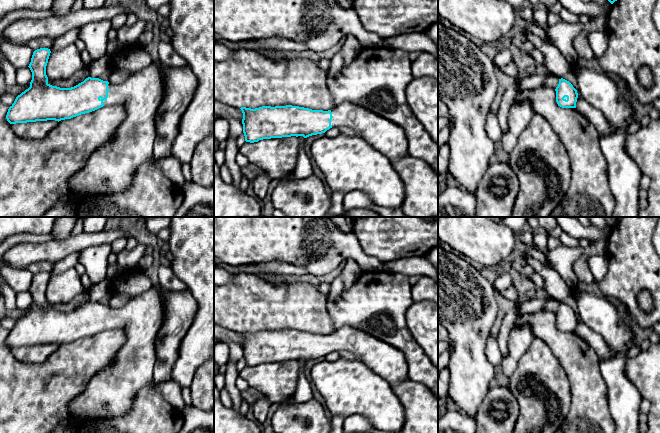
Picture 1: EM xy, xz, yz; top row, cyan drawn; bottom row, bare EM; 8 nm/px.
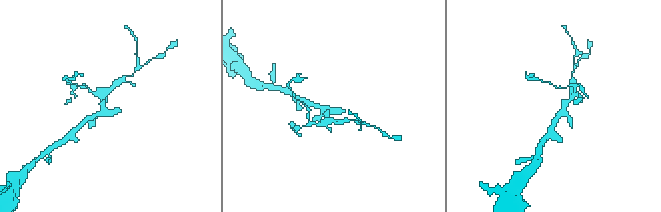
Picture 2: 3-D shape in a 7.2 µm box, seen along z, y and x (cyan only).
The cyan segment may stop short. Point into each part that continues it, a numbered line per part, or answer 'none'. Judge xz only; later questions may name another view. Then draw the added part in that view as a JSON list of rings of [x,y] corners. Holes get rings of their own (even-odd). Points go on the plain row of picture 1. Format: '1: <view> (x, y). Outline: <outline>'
1: xz (388, 362). Outline: [[[351,326],[334,330],[331,337],[332,351],[346,350],[358,355],[361,362],[390,385],[408,379],[408,364],[399,349]]]

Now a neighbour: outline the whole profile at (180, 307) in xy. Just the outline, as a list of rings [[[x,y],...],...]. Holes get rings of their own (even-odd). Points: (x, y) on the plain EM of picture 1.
[[[161,287],[164,319],[155,339],[156,362],[153,380],[171,380],[171,370],[178,358],[180,344],[191,327],[198,304],[189,289],[168,291]]]

